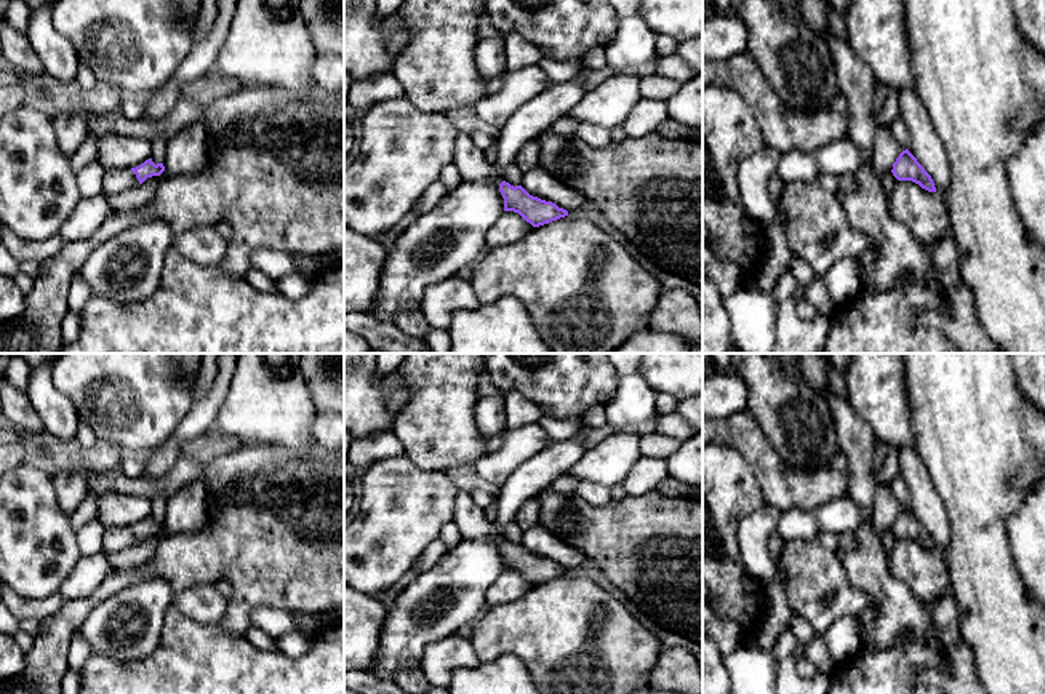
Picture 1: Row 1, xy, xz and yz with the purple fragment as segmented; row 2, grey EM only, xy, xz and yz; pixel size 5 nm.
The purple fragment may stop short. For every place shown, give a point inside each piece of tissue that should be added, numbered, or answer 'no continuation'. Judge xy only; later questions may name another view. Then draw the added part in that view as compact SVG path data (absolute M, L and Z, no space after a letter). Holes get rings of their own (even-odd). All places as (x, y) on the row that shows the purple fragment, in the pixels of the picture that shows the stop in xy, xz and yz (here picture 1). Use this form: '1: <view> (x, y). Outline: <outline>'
1: xy (114, 181). Outline: M131 170L104 171L102 193L120 193L138 185L139 185L139 181Z

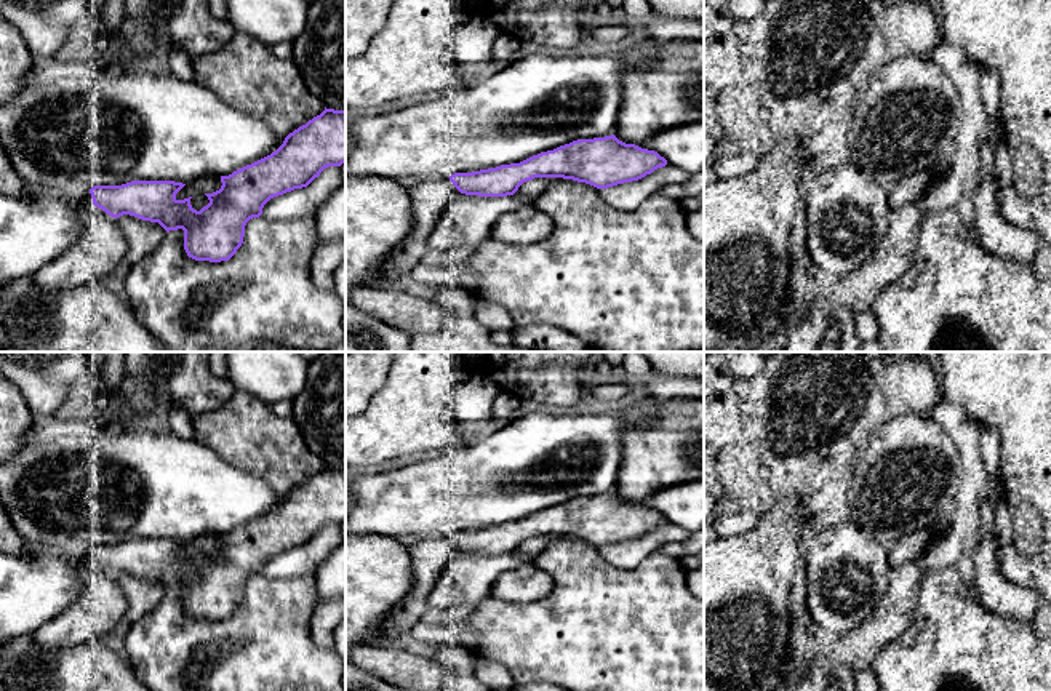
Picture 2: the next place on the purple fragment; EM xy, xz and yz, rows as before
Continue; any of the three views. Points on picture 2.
1: xy (83, 197). Outline: M77 190L75 194L75 200L83 203L83 205L93 205L93 198L91 198L91 194L90 190Z

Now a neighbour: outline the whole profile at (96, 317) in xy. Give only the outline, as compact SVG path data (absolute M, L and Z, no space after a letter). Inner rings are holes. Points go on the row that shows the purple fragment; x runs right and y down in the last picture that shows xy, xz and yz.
M34 275L0 288L0 352L166 352L138 322L120 288L96 282L70 291L45 291Z

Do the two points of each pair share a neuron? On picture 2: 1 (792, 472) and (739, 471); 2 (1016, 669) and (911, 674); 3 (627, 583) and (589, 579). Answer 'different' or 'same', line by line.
1: same
2: same
3: same

